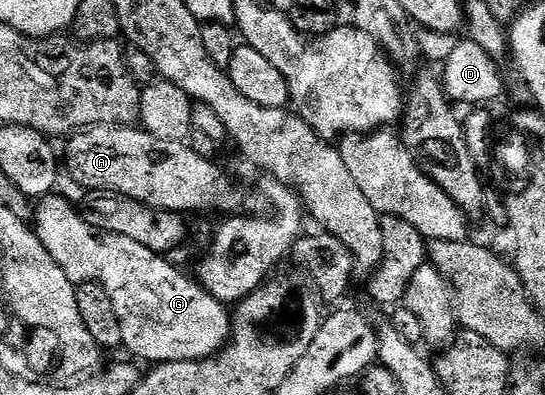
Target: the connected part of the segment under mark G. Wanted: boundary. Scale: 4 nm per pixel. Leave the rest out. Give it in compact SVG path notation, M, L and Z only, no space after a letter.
M59 193L45 195L34 204L33 230L41 245L45 245L49 257L61 265L65 277L69 277L71 283L96 283L105 289L105 293L109 293L117 321L121 321L123 347L131 350L136 355L136 360L144 359L147 365L158 365L209 359L226 347L227 340L231 338L232 312L224 303L214 299L194 278L186 279L170 263L170 258L156 255L129 237L92 229L83 219L80 208L76 204L74 207L69 200L62 199Z

